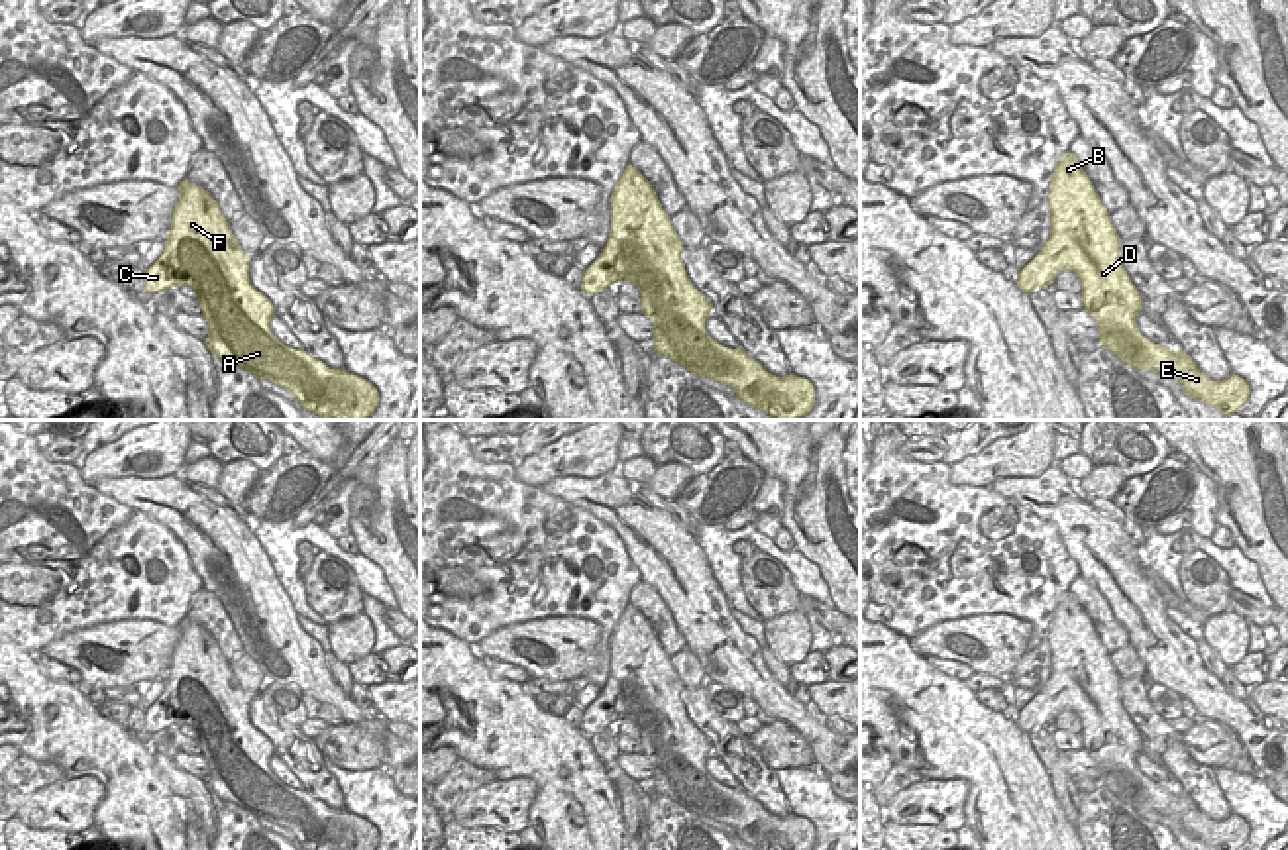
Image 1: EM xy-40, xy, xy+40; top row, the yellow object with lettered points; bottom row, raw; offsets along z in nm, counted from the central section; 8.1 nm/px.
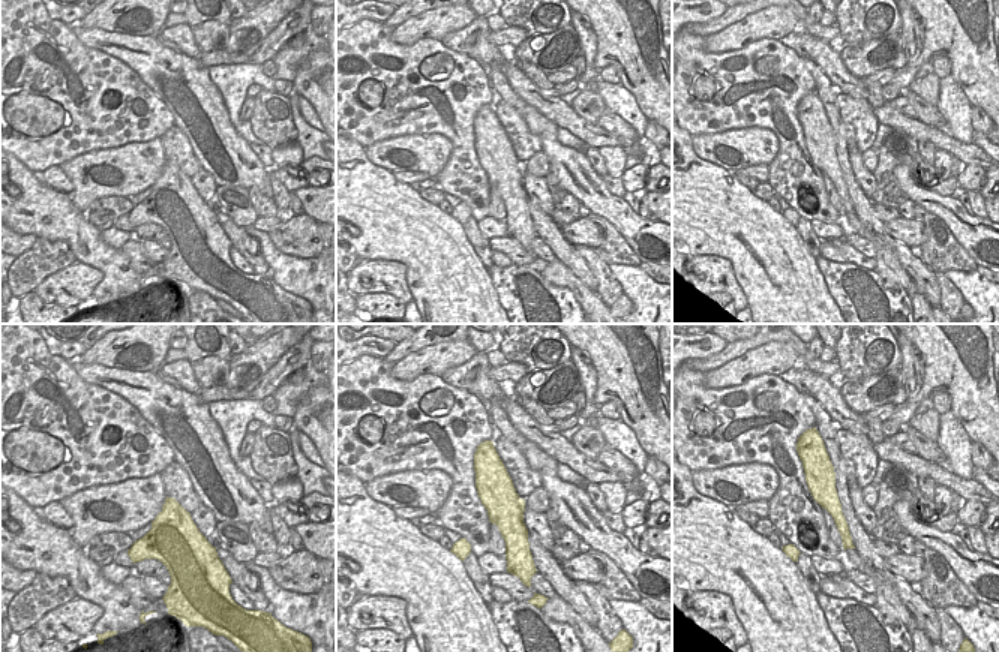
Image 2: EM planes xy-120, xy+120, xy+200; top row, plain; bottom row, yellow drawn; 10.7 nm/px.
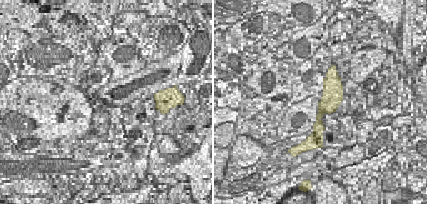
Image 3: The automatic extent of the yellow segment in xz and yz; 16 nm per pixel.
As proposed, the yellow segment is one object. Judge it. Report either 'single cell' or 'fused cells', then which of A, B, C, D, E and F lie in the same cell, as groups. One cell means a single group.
single cell; A B C D E F

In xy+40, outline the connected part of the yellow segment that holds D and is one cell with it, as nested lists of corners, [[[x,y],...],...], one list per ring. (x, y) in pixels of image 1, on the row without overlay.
[[[1070,591],[1054,609],[1048,642],[1050,677],[1019,709],[1017,726],[1029,734],[1048,728],[1060,711],[1074,711],[1080,717],[1084,750],[1100,766],[1098,785],[1107,787],[1133,811],[1153,809],[1164,817],[1178,817],[1190,838],[1215,850],[1241,850],[1251,834],[1243,817],[1231,813],[1223,821],[1213,821],[1184,791],[1170,791],[1139,771],[1143,734],[1121,703],[1121,677]]]

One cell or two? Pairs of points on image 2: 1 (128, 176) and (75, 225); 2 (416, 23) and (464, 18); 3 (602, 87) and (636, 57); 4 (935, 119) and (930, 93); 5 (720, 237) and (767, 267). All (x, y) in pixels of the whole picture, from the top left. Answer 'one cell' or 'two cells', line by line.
1: two cells
2: one cell
3: two cells
4: two cells
5: one cell

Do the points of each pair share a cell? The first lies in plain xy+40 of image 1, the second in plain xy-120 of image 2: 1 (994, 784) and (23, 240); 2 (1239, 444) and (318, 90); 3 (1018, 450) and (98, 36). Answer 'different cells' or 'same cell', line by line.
1: different cells
2: same cell
3: different cells

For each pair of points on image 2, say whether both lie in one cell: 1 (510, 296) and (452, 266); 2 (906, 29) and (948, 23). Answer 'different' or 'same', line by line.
1: different
2: different

